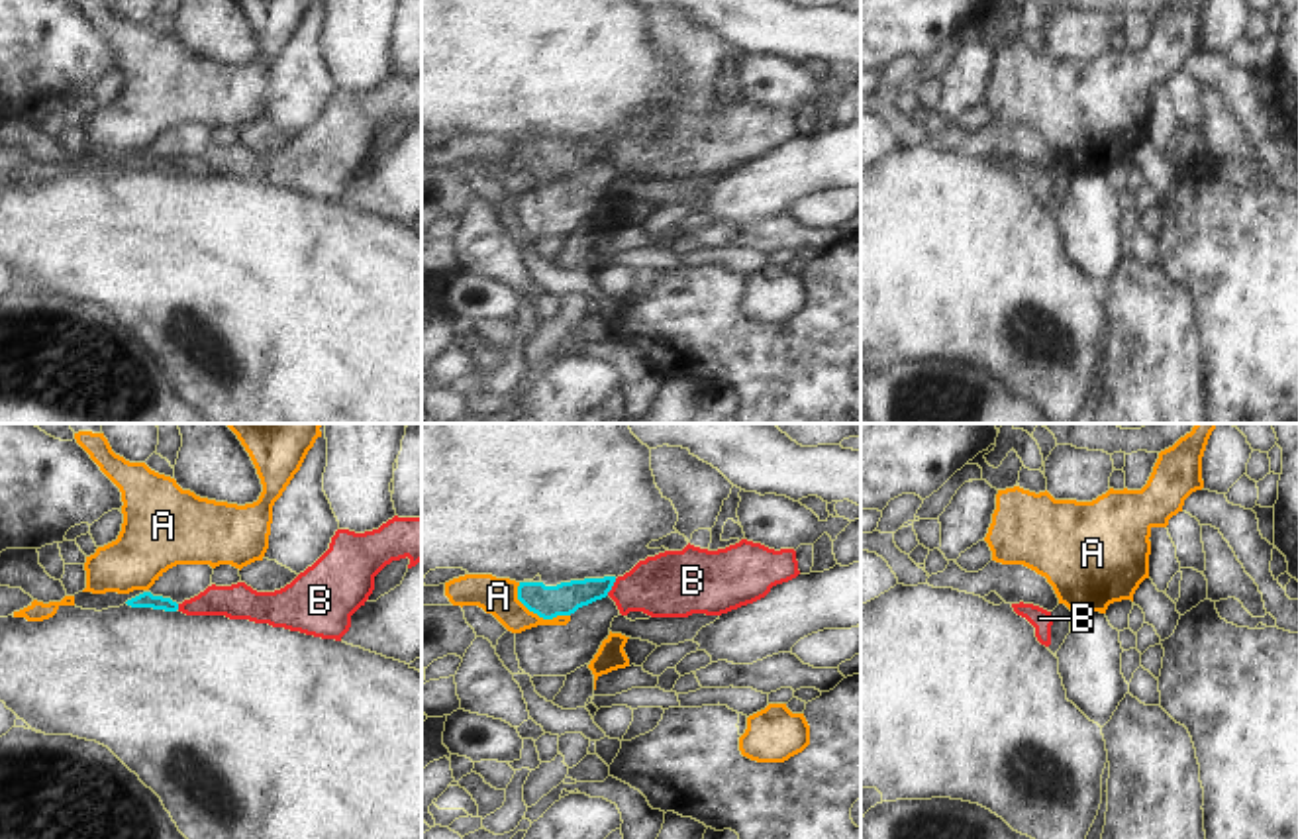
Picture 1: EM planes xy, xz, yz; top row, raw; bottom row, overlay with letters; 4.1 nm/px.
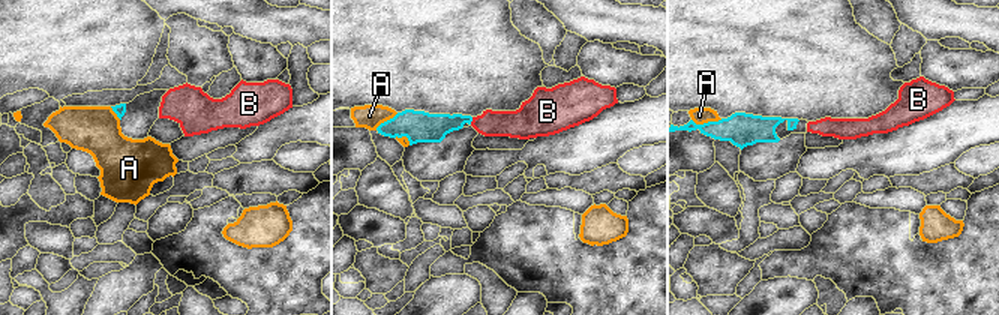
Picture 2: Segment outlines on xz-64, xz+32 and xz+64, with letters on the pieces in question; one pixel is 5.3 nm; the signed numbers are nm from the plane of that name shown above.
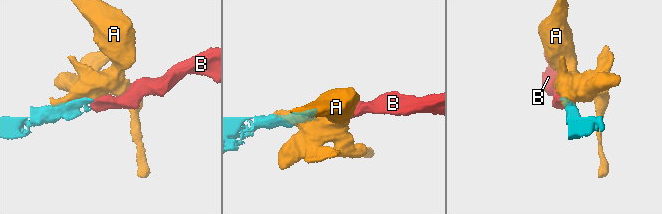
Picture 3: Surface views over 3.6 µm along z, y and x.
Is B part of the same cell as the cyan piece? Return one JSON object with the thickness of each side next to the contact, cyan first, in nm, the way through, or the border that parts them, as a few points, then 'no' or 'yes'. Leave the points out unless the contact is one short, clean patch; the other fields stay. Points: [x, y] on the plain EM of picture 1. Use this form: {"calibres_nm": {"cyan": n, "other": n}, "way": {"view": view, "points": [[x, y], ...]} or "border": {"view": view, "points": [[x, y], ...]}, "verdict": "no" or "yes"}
{"calibres_nm": {"cyan": 140, "other": 280}, "way": {"view": "xz", "points": [[565, 159], [612, 146], [669, 146]]}, "verdict": "yes"}

